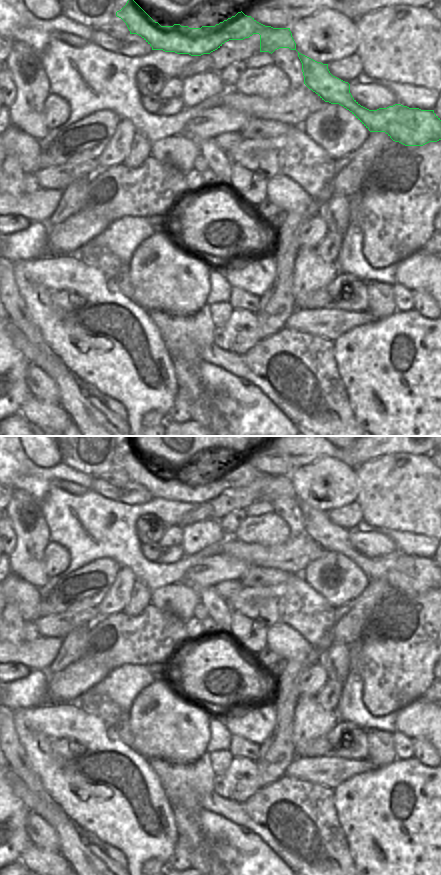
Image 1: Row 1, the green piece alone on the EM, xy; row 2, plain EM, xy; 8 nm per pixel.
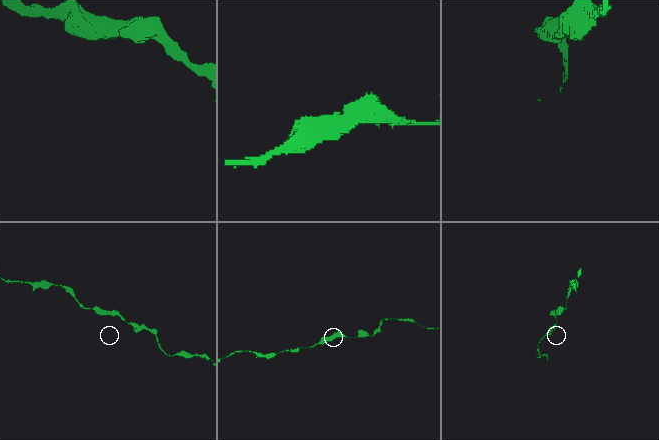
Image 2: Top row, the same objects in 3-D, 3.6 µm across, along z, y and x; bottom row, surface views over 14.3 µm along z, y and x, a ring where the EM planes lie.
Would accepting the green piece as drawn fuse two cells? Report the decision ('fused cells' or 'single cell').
single cell

